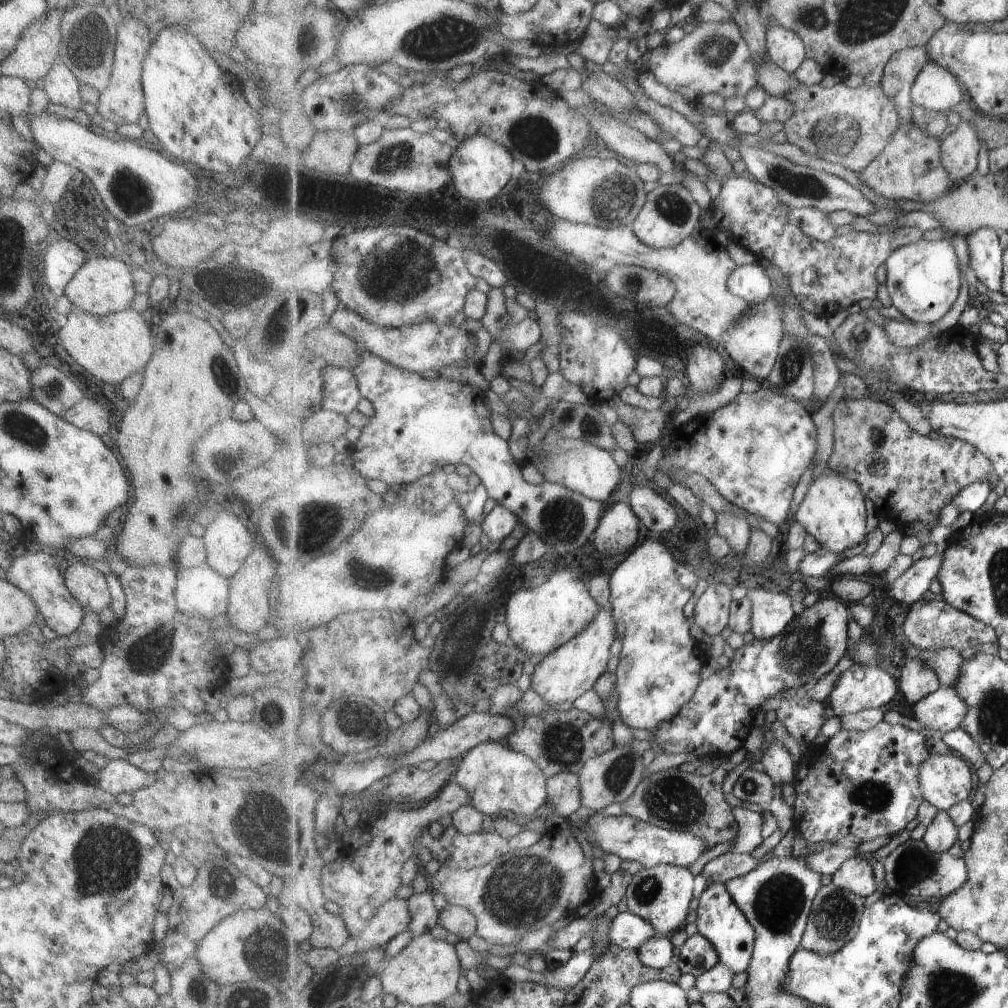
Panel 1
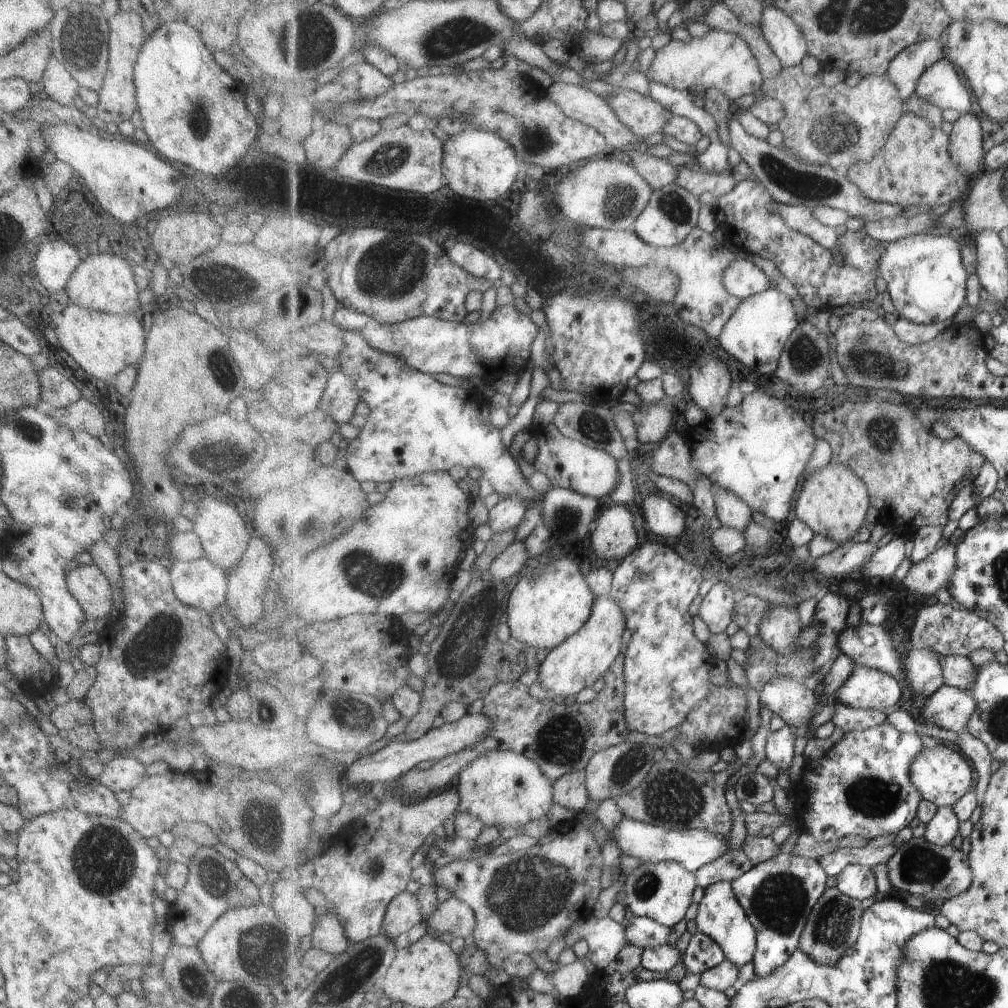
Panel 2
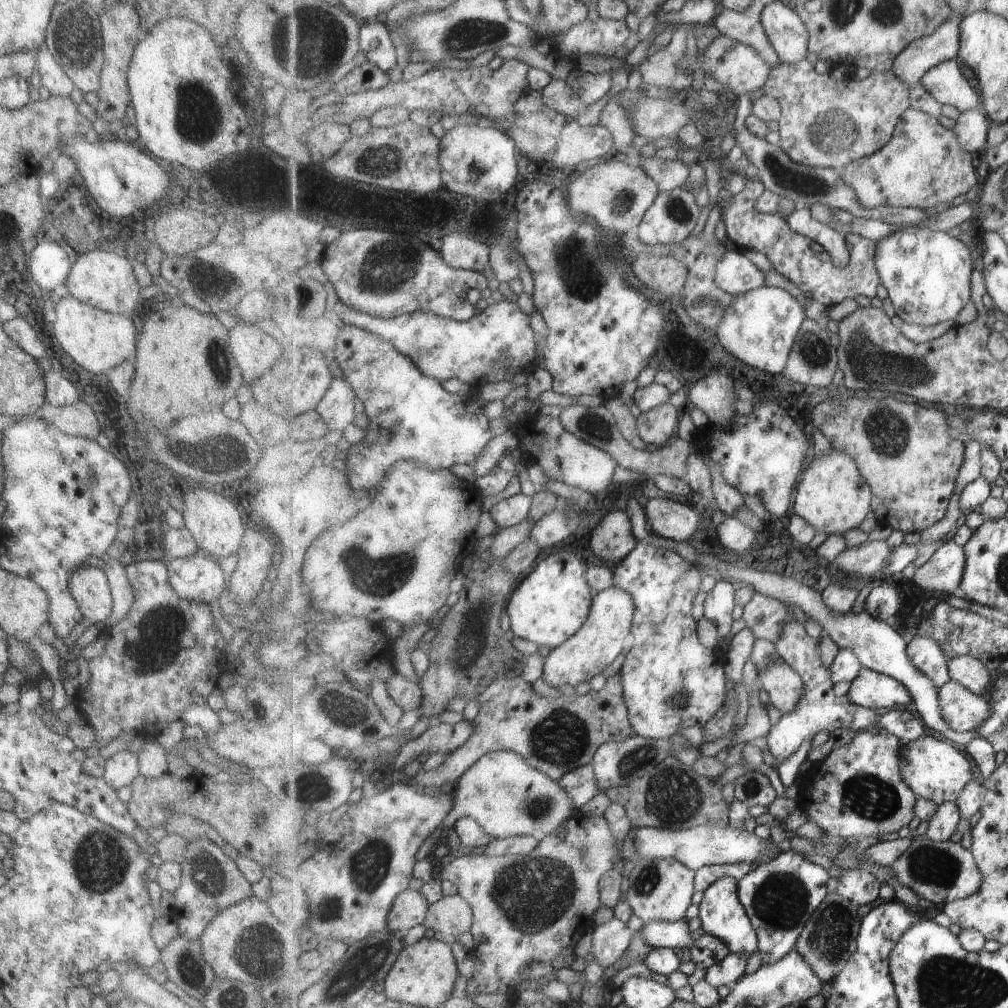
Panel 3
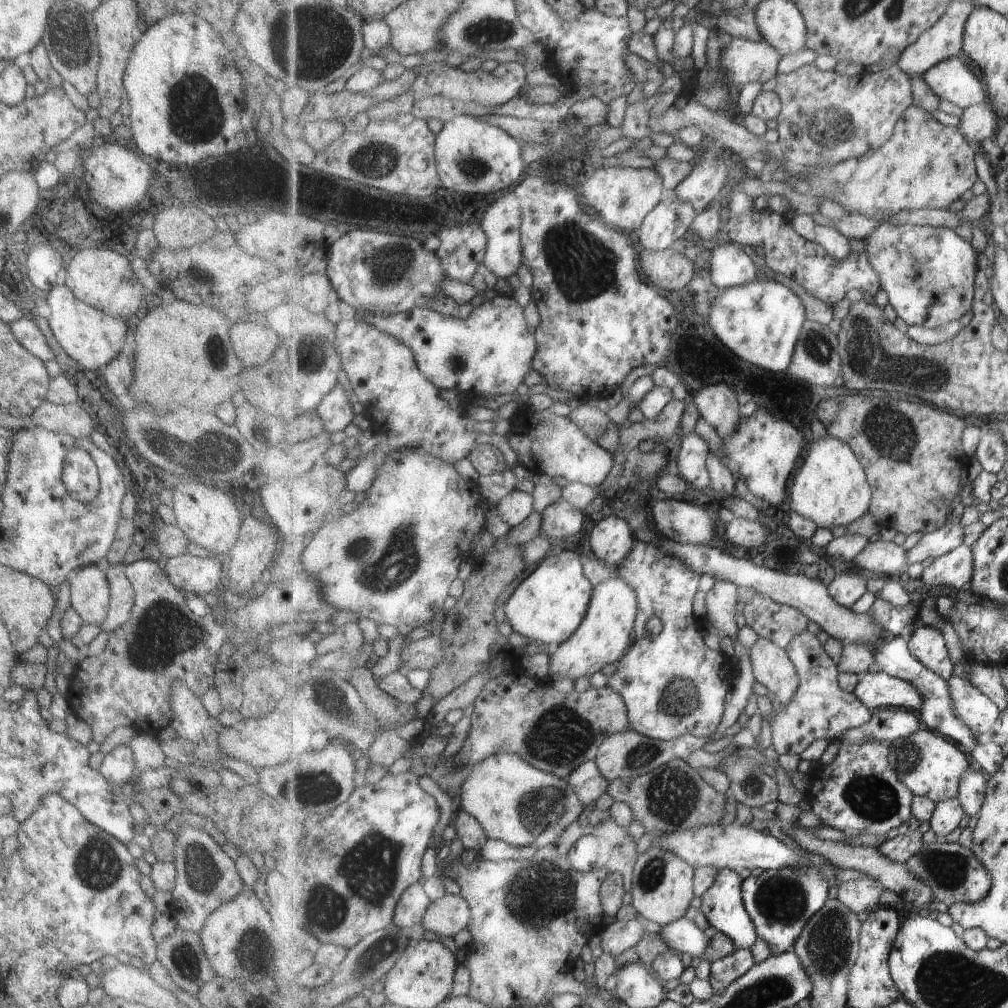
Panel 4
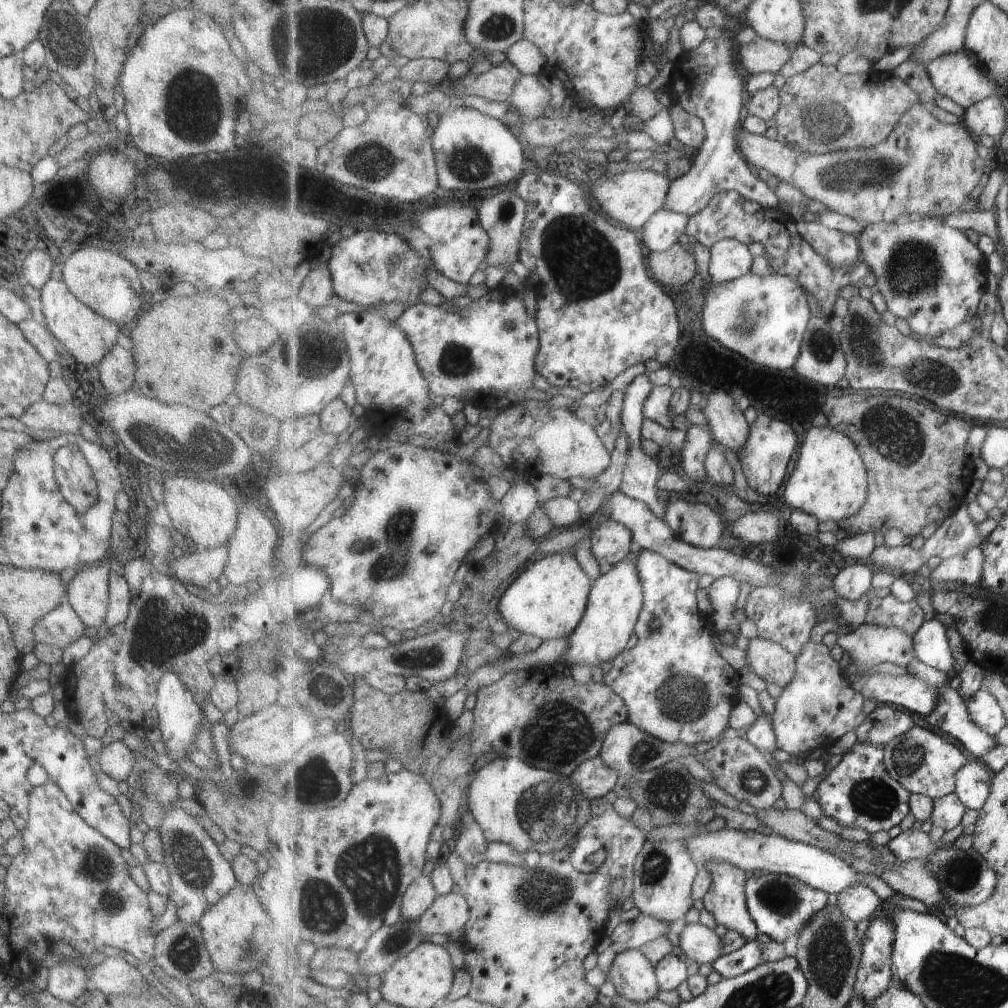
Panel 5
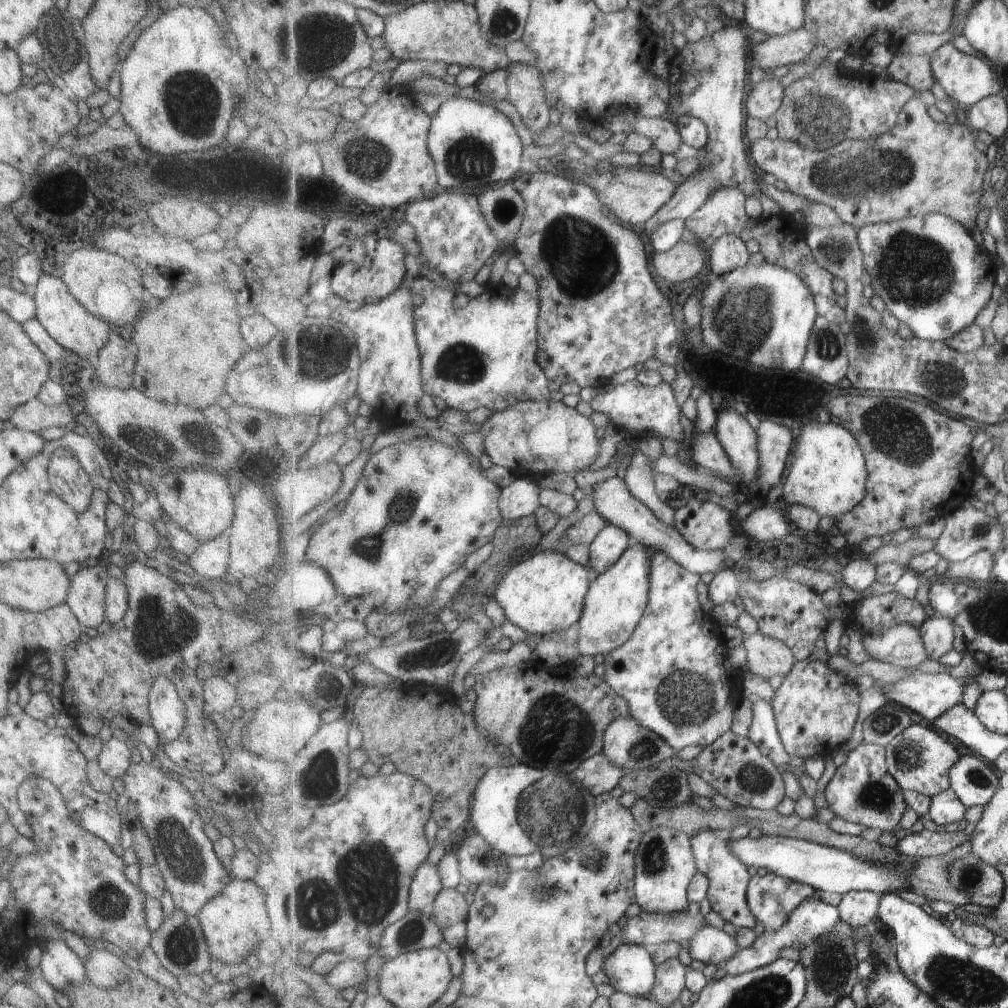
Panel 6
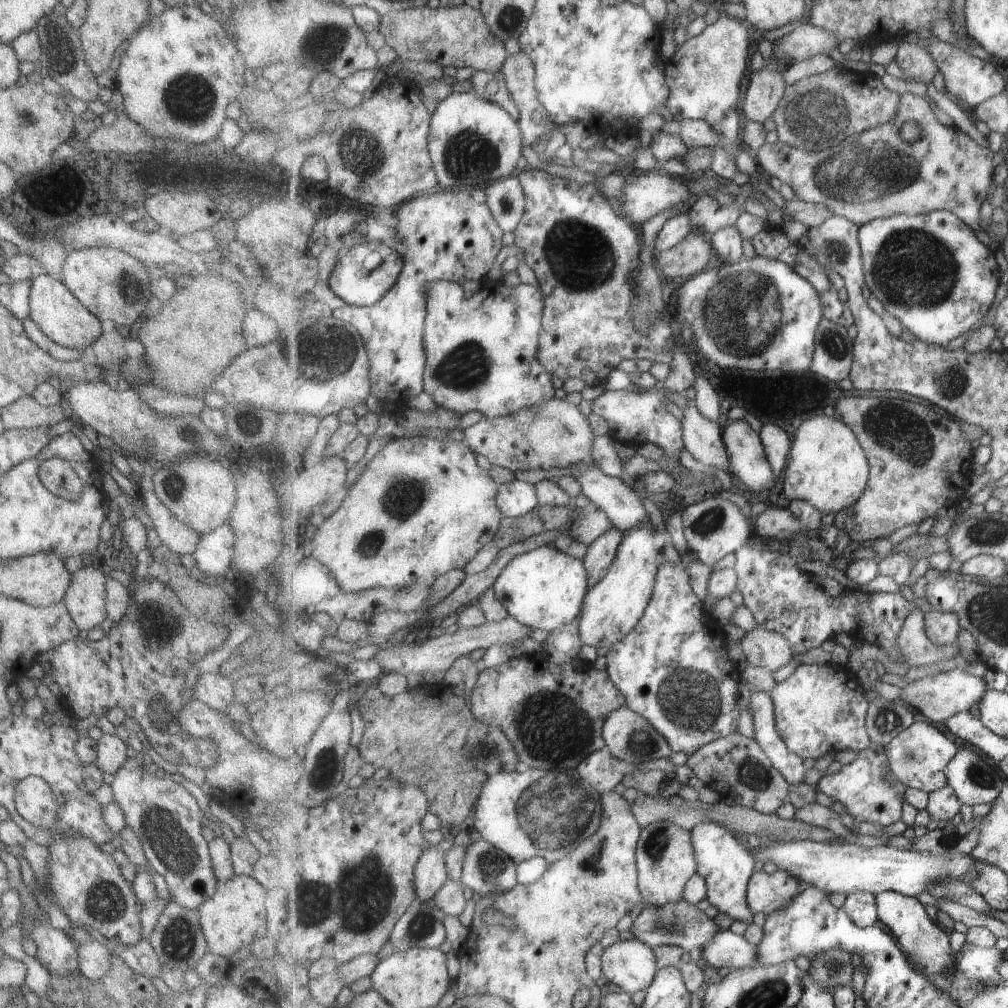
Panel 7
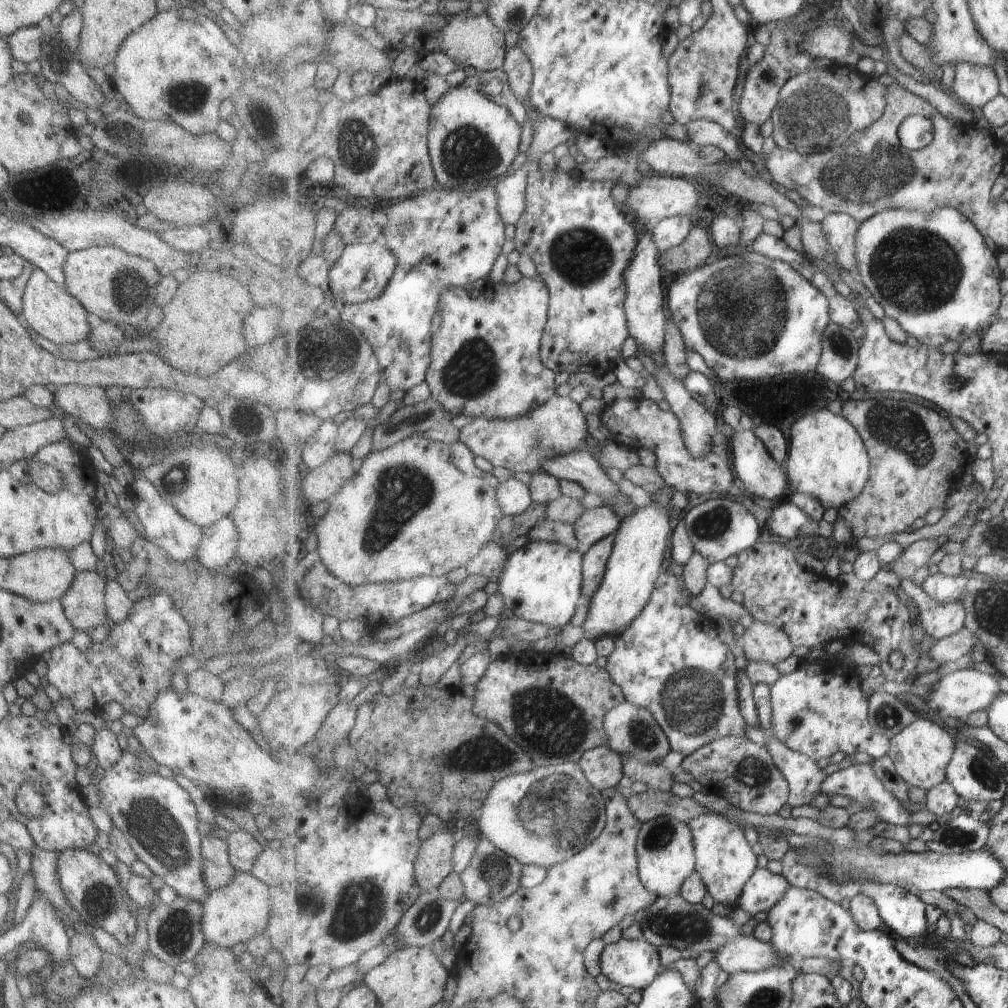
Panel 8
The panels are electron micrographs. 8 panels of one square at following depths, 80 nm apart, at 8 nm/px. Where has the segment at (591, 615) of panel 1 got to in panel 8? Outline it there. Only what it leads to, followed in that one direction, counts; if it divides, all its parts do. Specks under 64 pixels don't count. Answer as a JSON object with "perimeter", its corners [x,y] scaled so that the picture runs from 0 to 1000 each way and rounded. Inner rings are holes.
{"perimeter":[[[529,537],[513,545],[501,558],[492,579],[500,603],[505,603],[516,614],[535,618],[545,623],[559,623],[572,607],[578,595],[579,550],[564,543]]]}

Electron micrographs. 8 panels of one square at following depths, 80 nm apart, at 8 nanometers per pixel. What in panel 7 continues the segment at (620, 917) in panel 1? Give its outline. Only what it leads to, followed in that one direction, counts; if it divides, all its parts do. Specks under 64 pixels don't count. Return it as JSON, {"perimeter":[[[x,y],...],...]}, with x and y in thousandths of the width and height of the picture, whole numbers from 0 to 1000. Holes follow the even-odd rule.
{"perimeter":[[[717,923],[711,925],[689,949],[698,950],[709,961],[719,958],[729,962],[751,958],[751,941],[752,938],[745,937],[738,928]]]}

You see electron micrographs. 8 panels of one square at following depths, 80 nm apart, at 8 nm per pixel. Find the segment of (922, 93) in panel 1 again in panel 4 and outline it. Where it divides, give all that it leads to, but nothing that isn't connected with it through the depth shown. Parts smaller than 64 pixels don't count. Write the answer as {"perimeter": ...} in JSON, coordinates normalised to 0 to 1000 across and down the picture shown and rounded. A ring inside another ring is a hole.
{"perimeter":[[[956,56],[937,60],[916,75],[934,99],[940,99],[955,110],[981,99],[975,76]]]}

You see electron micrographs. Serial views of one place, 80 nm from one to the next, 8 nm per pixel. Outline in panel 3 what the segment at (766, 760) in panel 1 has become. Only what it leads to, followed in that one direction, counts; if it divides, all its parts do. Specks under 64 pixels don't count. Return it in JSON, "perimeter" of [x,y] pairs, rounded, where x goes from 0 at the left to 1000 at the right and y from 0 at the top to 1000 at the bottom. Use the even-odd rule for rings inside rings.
{"perimeter":[[[781,616],[778,619],[777,627],[768,637],[771,647],[785,660],[797,673],[800,681],[799,690],[794,695],[790,706],[777,708],[770,719],[764,721],[760,733],[762,745],[769,752],[783,754],[799,734],[807,732],[811,726],[819,724],[824,728],[830,723],[842,723],[849,725],[860,725],[868,723],[875,709],[870,708],[867,703],[861,703],[849,699],[839,689],[830,690],[826,687],[826,676],[823,663],[816,661],[814,657],[814,647],[813,646],[812,636],[801,629],[797,617]]]}

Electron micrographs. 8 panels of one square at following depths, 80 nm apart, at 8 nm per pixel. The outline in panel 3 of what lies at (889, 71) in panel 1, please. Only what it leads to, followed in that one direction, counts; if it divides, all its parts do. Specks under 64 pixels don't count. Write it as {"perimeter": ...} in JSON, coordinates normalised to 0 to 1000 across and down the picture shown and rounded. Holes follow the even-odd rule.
{"perimeter":[[[948,15],[937,22],[929,33],[906,41],[892,56],[885,69],[906,89],[917,73],[935,62],[949,58],[952,49],[952,24]]]}

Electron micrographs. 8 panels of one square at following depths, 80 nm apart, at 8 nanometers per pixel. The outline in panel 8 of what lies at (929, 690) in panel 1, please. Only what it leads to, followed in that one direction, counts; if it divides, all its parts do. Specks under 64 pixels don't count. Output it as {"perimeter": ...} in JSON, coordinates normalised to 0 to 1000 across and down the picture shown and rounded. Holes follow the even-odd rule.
{"perimeter":[[[898,575],[896,583],[908,593],[917,625],[928,636],[949,629],[958,621],[959,605],[953,596],[933,598],[925,594],[915,580],[908,581],[906,575]]]}

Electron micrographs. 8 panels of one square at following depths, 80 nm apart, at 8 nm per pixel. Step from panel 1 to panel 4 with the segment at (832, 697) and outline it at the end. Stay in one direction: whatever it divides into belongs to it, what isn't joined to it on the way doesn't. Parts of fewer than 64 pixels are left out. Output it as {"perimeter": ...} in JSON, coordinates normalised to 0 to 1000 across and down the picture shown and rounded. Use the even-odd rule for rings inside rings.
{"perimeter":[[[876,666],[857,667],[852,671],[846,687],[862,702],[890,700],[900,704],[913,704],[917,698],[917,690],[910,682]]]}

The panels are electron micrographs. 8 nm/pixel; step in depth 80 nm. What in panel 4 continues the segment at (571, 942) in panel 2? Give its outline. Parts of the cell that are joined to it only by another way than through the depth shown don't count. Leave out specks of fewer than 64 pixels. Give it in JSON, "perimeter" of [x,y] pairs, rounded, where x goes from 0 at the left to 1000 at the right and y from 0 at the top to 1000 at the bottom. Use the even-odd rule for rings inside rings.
{"perimeter":[[[632,912],[611,913],[606,917],[600,917],[599,921],[593,926],[595,938],[598,944],[604,945],[607,949],[618,946],[624,940],[629,941],[633,935],[636,935],[641,925]]]}

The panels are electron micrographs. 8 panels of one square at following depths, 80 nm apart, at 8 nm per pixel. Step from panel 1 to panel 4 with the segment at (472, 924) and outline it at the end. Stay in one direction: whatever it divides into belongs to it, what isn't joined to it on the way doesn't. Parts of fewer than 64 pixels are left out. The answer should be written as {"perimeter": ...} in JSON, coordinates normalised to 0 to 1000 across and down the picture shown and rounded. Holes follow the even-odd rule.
{"perimeter":[[[456,887],[441,888],[438,892],[431,894],[424,902],[418,915],[423,928],[437,931],[451,929],[453,925],[466,921],[466,897]]]}

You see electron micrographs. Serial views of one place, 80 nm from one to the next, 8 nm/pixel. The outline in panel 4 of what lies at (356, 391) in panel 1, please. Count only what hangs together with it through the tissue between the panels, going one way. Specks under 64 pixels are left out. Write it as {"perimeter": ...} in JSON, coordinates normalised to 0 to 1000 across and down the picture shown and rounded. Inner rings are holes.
{"perimeter":[[[336,380],[318,398],[313,407],[320,416],[324,431],[340,428],[350,419],[350,413],[352,413],[352,409],[350,409],[351,394],[344,389],[344,386]]]}

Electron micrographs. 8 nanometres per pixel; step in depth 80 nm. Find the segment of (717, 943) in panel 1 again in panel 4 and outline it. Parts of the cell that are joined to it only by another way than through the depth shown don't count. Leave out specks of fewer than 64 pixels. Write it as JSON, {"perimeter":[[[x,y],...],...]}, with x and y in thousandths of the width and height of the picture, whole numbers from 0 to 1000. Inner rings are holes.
{"perimeter":[[[714,862],[709,877],[699,887],[696,887],[696,896],[693,900],[693,904],[697,905],[701,911],[703,919],[706,919],[710,925],[725,931],[731,938],[731,941],[745,940],[751,935],[751,929],[753,930],[750,917],[746,914],[746,909],[742,906],[738,896],[736,883],[738,873],[730,863]]]}

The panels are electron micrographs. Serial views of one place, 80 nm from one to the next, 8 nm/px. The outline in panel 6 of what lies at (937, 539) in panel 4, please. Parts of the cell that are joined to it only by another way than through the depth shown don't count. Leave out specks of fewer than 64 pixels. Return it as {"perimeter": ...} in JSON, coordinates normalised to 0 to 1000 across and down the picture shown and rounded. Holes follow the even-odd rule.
{"perimeter":[[[962,498],[957,502],[952,502],[944,506],[944,509],[938,514],[936,528],[931,534],[927,546],[935,554],[942,559],[956,557],[968,548],[975,545],[988,549],[993,541],[996,541],[996,531],[994,530],[997,520],[989,520],[989,514],[981,512],[979,508],[967,504]]]}

